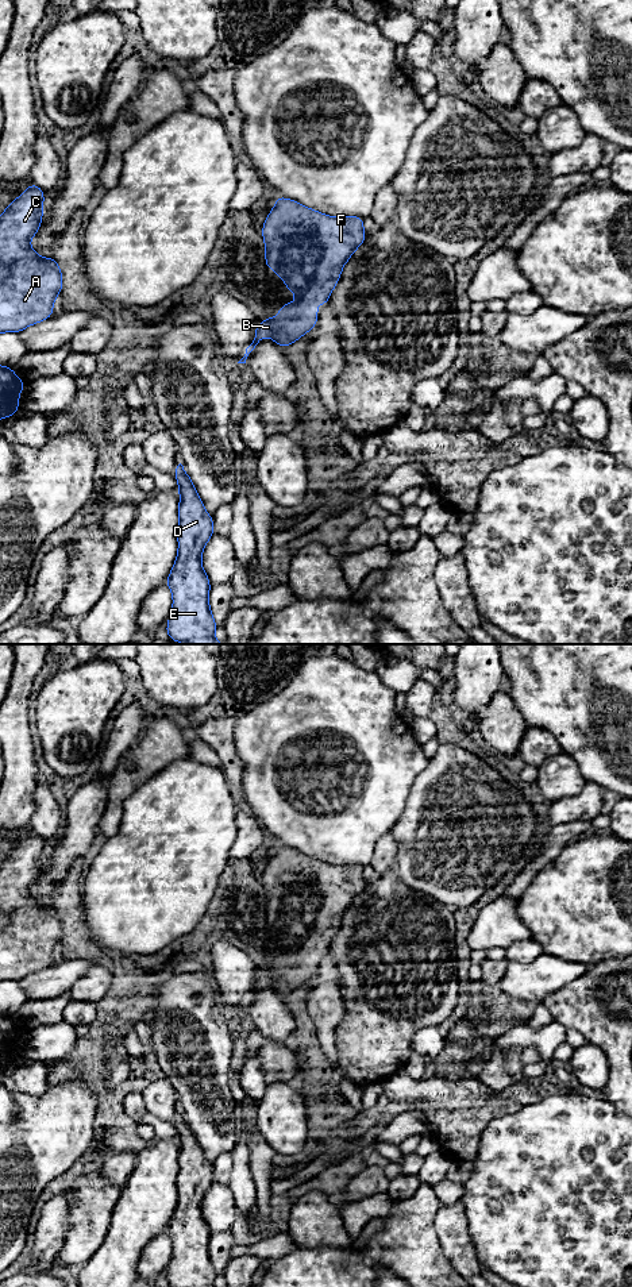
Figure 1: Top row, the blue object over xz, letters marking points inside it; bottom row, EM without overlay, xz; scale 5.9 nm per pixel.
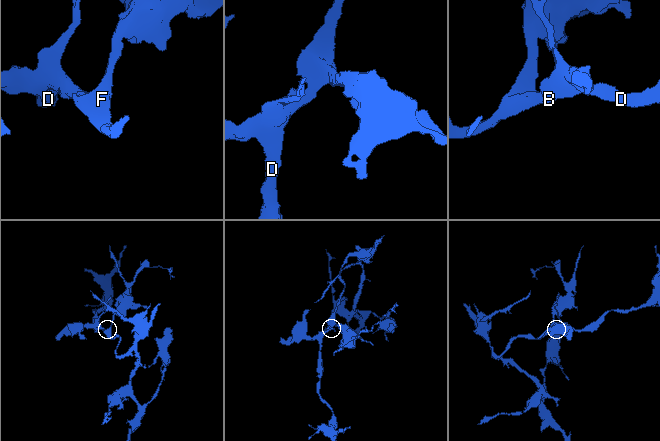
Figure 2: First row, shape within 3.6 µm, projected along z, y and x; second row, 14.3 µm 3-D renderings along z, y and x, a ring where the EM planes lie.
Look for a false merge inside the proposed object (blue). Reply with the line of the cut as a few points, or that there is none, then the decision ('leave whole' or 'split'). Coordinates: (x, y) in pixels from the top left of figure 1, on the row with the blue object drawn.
cut none; leave whole

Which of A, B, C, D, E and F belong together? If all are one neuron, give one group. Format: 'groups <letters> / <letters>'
groups A B C D E F

